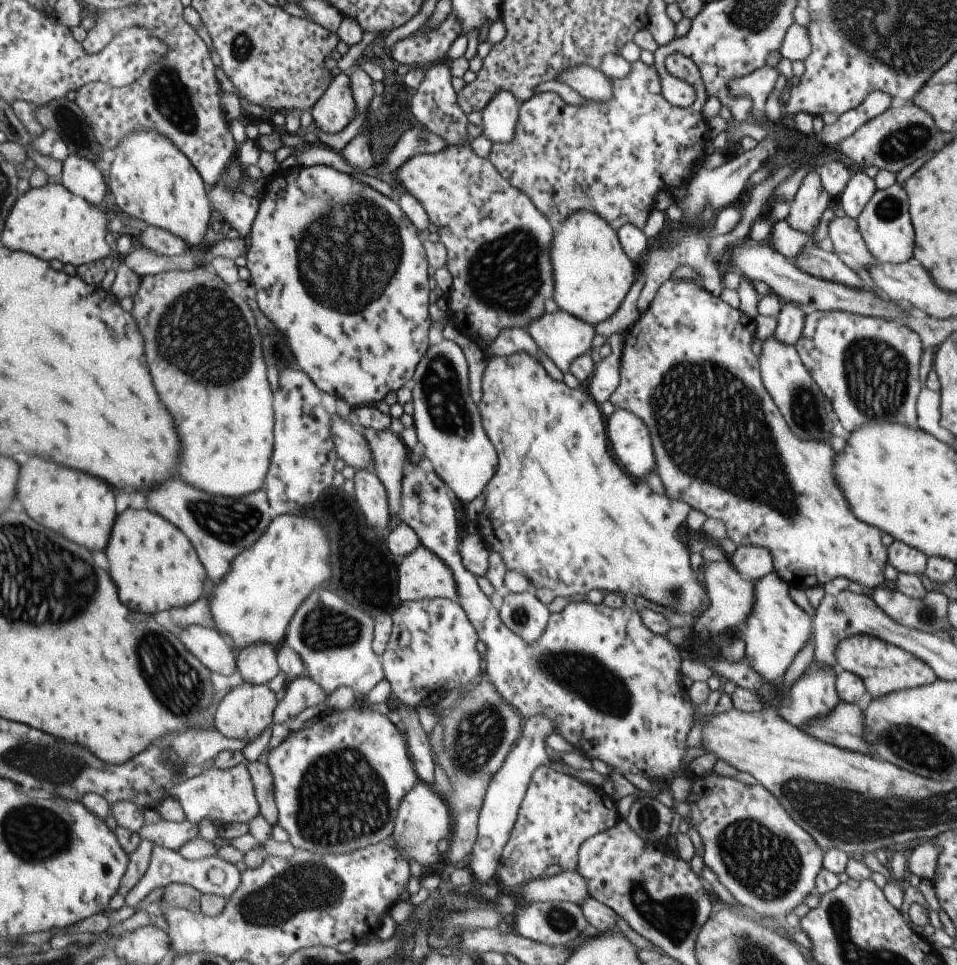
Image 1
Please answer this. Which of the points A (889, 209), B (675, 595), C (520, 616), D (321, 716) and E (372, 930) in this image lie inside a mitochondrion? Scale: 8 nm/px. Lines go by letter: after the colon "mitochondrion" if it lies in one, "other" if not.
A: mitochondrion
B: mitochondrion
C: mitochondrion
D: other
E: other

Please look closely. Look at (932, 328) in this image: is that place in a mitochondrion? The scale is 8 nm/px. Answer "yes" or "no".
no

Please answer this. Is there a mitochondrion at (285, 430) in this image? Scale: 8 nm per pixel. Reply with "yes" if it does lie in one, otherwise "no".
no

